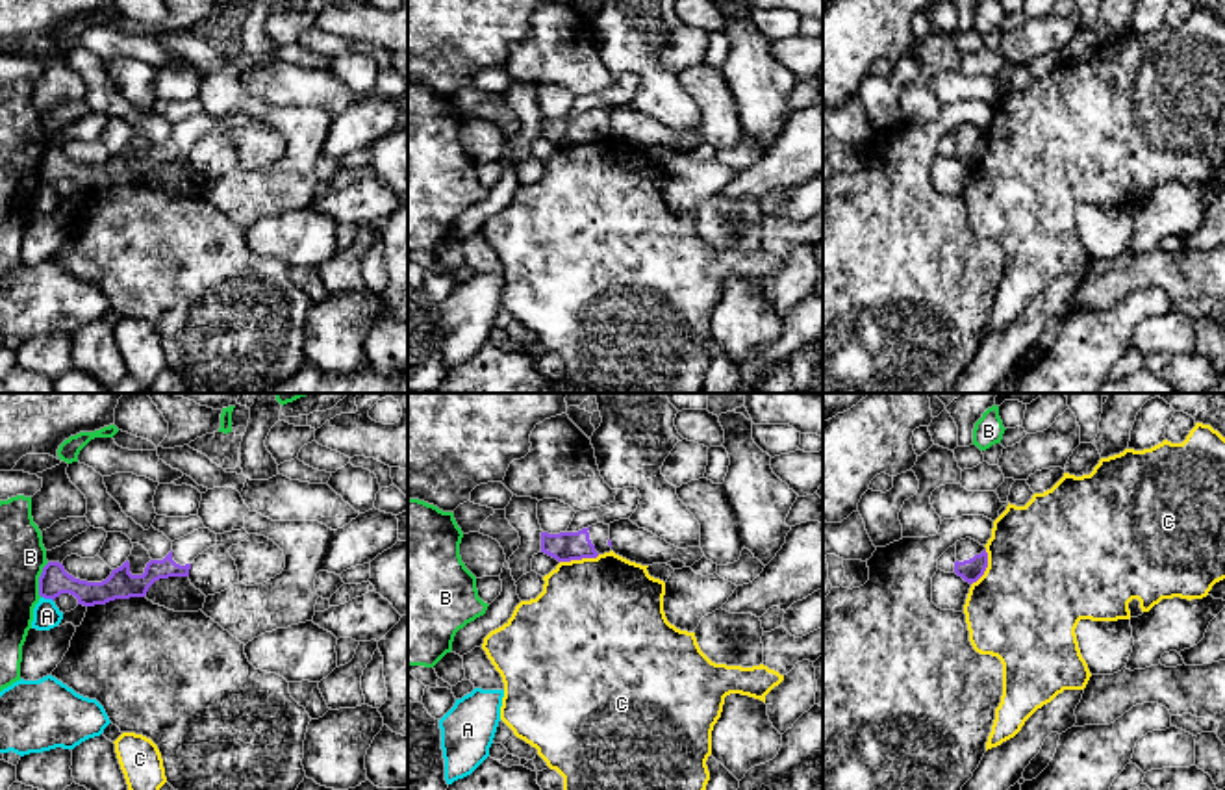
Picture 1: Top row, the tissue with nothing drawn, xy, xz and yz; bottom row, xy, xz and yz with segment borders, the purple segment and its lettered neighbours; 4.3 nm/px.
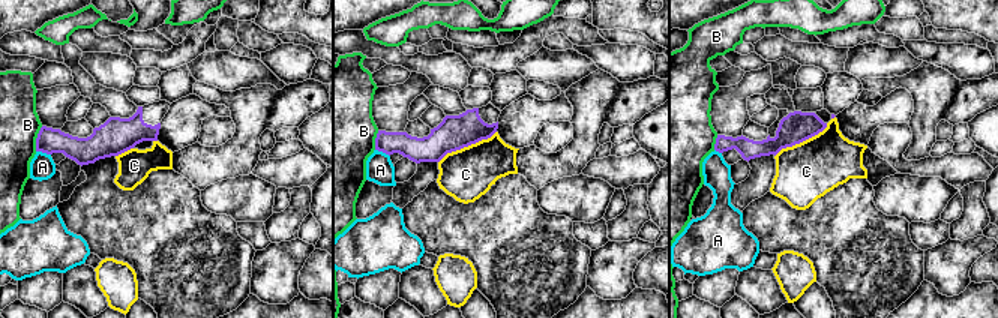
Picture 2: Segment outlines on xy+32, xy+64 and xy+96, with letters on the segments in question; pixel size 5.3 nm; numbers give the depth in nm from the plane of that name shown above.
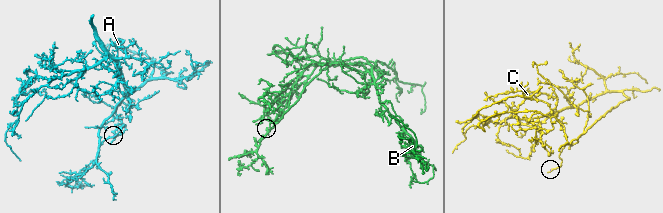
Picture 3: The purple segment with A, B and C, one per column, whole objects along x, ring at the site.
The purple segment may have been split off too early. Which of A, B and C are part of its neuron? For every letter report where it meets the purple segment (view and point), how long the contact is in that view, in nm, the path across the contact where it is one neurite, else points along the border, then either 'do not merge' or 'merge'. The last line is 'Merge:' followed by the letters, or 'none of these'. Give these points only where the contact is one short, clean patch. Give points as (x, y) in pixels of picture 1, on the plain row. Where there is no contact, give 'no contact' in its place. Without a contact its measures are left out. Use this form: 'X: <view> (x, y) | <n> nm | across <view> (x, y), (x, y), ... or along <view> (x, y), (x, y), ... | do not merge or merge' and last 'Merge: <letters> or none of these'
A: xy (47, 182) | 60 nm | along xy (41, 180), (52, 186) | do not merge
B: xy (39, 164) | 160 nm | along xy (49, 147), (39, 162), (39, 180) | do not merge
C: xz (579, 143) | 180 nm | along xz (599, 140), (560, 147) | do not merge
Merge: none of these

